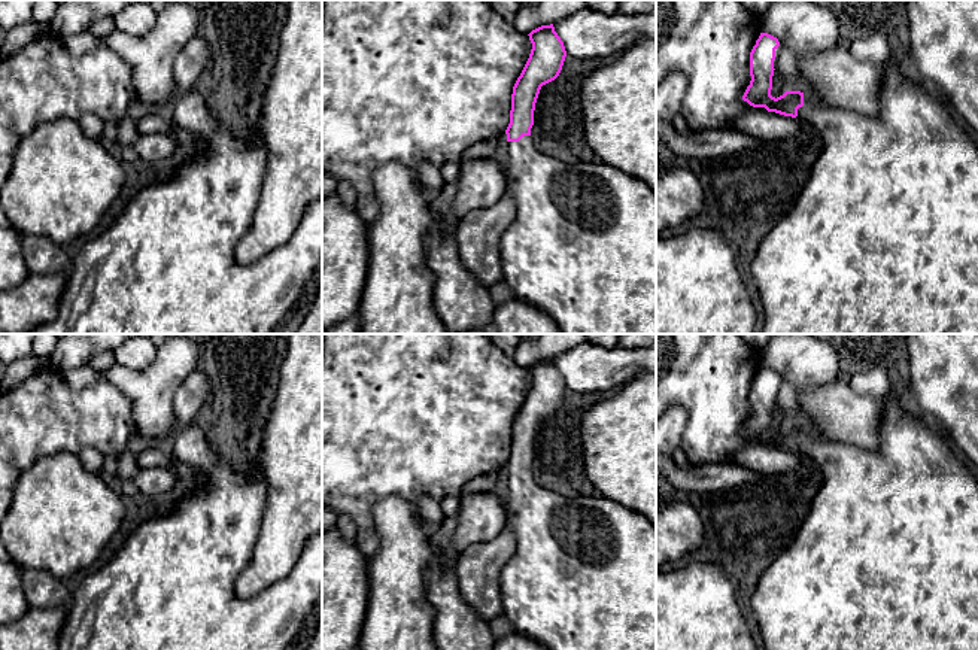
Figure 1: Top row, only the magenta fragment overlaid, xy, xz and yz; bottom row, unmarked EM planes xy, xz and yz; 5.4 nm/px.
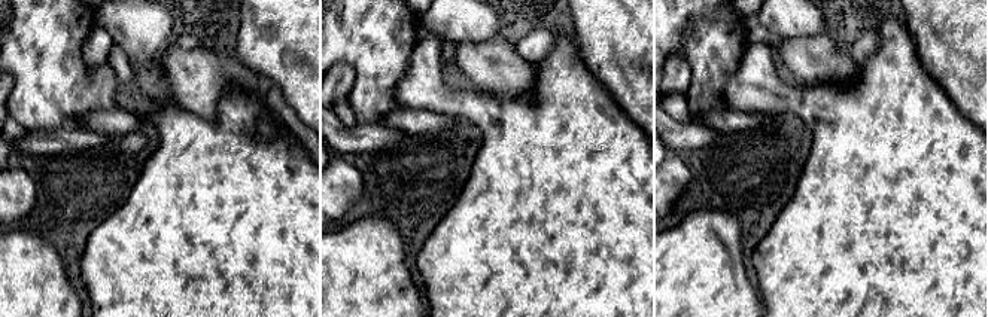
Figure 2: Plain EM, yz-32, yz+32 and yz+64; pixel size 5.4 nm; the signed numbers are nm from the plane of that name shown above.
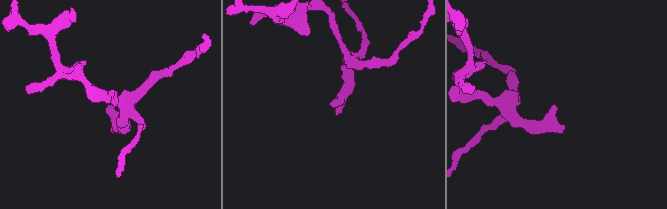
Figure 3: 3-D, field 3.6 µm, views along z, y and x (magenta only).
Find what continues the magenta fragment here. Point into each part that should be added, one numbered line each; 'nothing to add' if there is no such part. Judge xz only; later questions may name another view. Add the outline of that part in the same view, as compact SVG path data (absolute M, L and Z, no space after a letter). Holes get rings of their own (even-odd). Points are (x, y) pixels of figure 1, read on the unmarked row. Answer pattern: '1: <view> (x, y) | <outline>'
1: xz (583, 574) | M531 470L507 476L504 505L516 550L501 572L501 599L513 632L532 638L549 650L656 650L656 528L644 516L599 493L570 498L547 490L534 480Z

